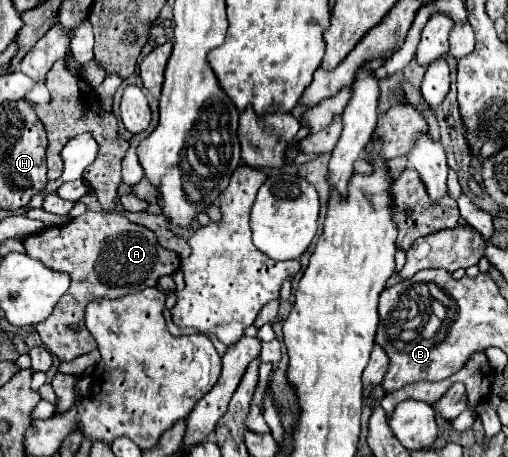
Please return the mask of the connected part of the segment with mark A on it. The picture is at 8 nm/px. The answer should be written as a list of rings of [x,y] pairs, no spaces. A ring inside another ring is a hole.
[[[87,210],[83,216],[73,218],[69,224],[45,226],[43,230],[23,238],[25,252],[39,258],[45,266],[71,274],[71,286],[65,296],[55,304],[53,314],[37,324],[37,332],[61,362],[73,362],[77,356],[89,354],[95,348],[95,340],[85,328],[85,308],[99,298],[119,298],[143,288],[155,288],[161,276],[173,276],[179,270],[179,256],[173,250],[163,248],[157,236],[145,226],[129,222],[119,214],[103,214]],[[69,324],[77,326],[77,332],[69,330]]]

